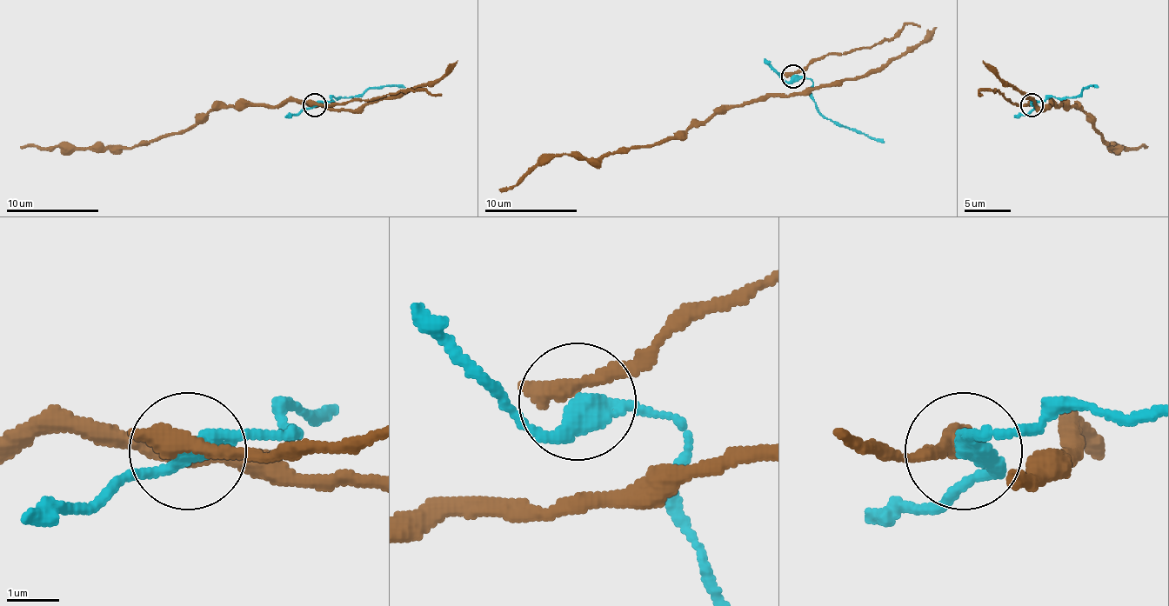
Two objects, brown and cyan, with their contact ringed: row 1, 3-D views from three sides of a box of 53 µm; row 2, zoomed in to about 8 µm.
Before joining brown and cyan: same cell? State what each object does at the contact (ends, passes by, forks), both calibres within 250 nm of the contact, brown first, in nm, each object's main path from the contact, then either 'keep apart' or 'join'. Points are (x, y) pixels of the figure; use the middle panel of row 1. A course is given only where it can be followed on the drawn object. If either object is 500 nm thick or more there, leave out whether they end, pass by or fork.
brown ends | cyan passes by | 440/360 nm | brown via (791, 76), (885, 41), (900, 52), (864, 76), (717, 108), (608, 156), (545, 155), (498, 189) | cyan via (794, 76), (812, 83), (812, 101), (829, 120), (885, 143) | keep apart

